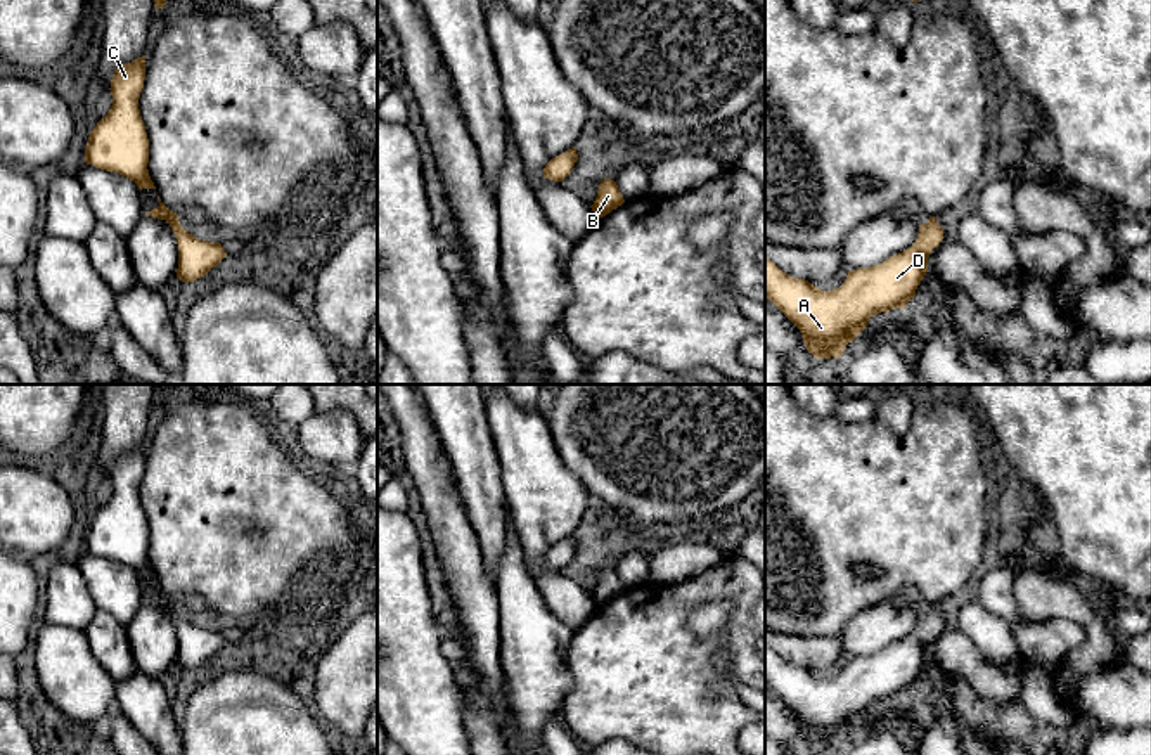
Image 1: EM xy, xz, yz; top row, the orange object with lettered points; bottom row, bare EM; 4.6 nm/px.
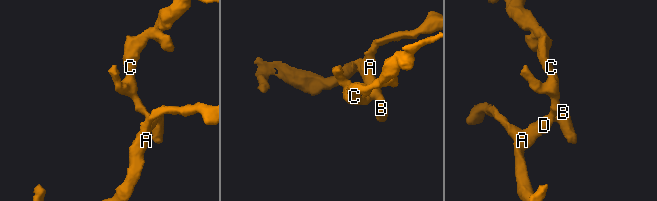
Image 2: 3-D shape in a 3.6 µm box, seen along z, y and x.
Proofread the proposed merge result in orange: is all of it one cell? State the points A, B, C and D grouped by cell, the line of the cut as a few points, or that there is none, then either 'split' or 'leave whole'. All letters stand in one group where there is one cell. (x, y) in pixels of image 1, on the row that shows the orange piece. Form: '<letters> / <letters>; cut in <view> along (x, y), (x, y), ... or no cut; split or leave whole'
A B C D; no cut; leave whole

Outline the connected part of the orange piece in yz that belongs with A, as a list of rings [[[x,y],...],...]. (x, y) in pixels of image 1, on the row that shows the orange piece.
[[[935,216],[919,225],[916,242],[883,263],[848,272],[845,282],[833,291],[822,291],[805,279],[782,272],[765,258],[765,296],[800,329],[805,348],[813,358],[839,358],[845,346],[852,343],[876,313],[888,313],[891,308],[905,308],[916,296],[916,289],[928,272],[928,258],[943,239],[943,229]]]

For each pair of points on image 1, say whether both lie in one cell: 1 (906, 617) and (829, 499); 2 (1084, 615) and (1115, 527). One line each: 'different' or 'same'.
1: different
2: different

